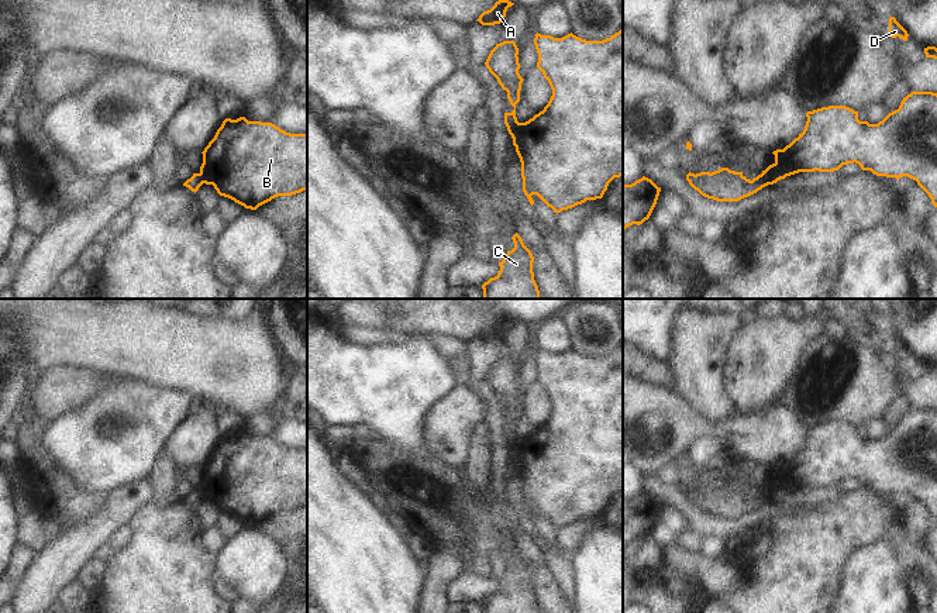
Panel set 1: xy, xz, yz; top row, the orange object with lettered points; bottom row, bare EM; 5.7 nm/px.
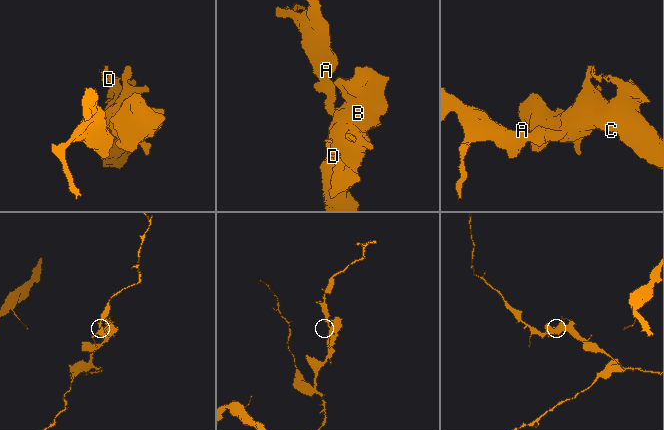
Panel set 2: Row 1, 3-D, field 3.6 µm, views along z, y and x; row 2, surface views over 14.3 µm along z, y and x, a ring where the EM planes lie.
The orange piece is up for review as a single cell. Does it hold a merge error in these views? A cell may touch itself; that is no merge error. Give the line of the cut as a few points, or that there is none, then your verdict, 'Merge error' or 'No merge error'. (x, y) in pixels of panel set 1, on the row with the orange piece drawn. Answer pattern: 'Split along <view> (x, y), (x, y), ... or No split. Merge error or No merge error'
Split along yz (761, 174), (779, 179). Merge error.

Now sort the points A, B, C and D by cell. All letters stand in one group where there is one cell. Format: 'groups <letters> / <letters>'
groups A / B C D

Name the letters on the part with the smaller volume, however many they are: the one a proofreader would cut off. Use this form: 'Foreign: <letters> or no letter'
Foreign: A

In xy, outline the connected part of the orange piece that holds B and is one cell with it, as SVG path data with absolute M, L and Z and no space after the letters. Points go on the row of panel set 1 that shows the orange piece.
M225 118L204 148L200 175L220 196L256 210L278 196L307 190L307 132L290 134L272 123Z

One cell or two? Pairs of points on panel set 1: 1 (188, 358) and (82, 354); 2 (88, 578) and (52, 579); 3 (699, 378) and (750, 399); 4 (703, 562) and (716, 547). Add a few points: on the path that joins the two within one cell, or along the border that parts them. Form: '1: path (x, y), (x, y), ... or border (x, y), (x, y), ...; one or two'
1: path (161, 354), (109, 354); one
2: border (92, 558), (76, 577); two
3: border (726, 355), (723, 386), (737, 410); two
4: border (703, 550), (709, 555), (720, 555), (723, 553); two

